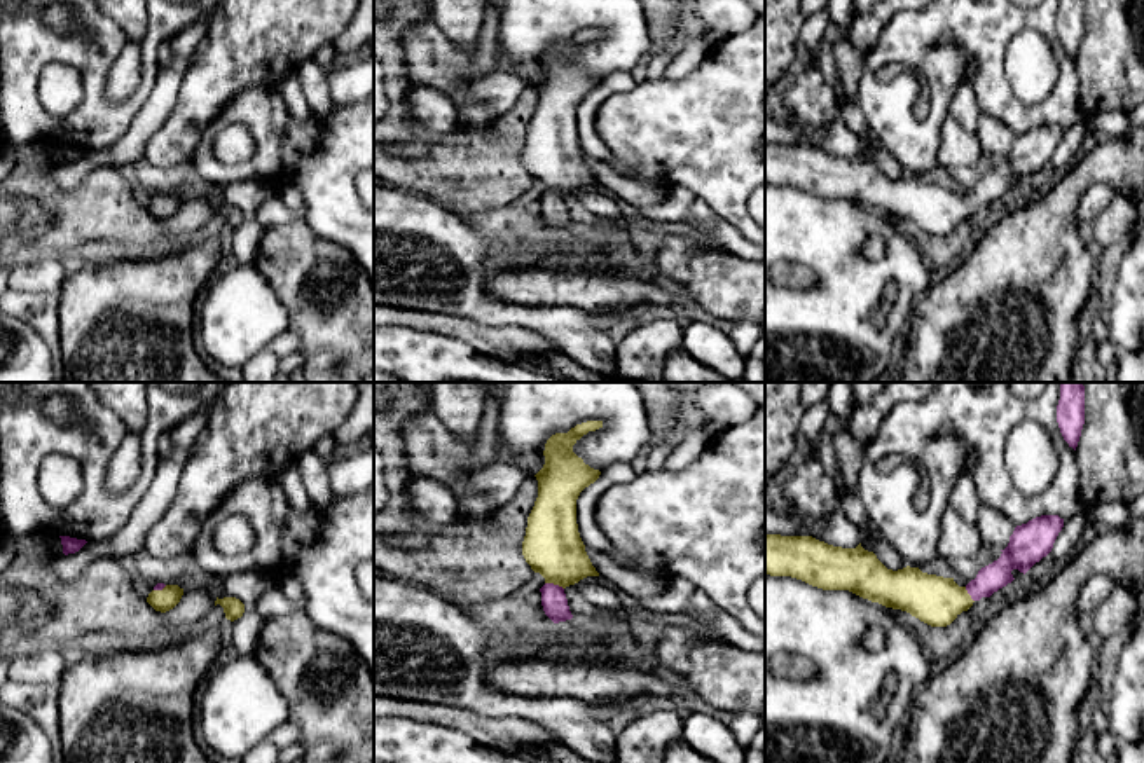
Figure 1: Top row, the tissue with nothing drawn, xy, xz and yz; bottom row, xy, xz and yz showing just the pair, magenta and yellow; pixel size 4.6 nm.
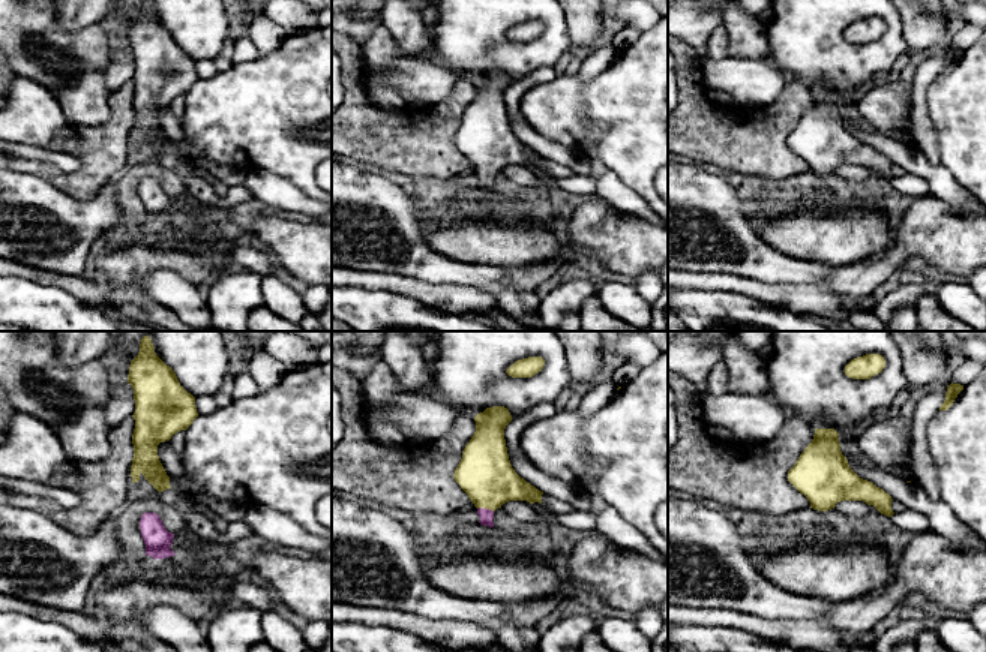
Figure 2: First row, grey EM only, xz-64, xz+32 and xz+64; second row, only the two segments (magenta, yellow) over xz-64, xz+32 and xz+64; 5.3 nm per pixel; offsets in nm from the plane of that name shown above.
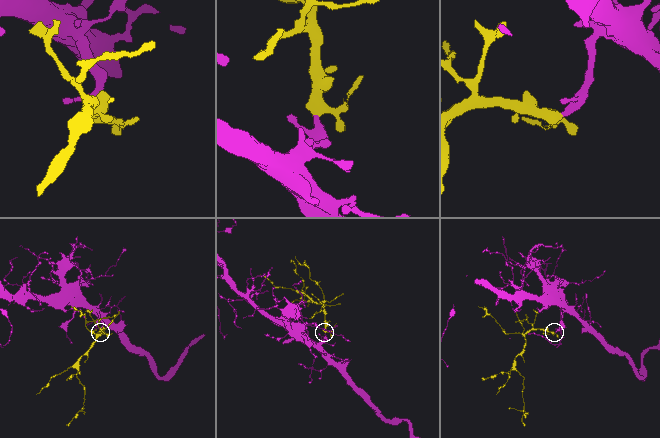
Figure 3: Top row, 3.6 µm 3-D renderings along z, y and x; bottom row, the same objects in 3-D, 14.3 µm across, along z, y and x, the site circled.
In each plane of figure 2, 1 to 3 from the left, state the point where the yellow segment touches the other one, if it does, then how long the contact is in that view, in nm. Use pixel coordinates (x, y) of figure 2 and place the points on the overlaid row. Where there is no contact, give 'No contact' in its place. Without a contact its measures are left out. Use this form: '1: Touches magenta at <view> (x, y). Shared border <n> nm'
1: No contact
2: Touches magenta at xz+32 (485, 508). Shared border 90 nm
3: No contact

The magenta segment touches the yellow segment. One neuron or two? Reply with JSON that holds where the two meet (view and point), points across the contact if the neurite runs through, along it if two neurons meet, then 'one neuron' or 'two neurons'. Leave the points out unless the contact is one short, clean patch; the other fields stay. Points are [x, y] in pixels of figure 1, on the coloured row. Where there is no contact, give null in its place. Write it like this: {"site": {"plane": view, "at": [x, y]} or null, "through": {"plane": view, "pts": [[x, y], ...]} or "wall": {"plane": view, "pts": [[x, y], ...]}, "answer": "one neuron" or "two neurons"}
{"site": {"plane": "xz", "at": [552, 584]}, "through": {"plane": "xz", "pts": [[554, 601], [552, 584], [552, 547]]}, "answer": "one neuron"}

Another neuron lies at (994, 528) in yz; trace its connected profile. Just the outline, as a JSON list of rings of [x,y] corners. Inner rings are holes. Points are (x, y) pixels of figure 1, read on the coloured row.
[[[982,503],[976,527],[980,531],[983,548],[1004,550],[1017,526],[989,503]]]

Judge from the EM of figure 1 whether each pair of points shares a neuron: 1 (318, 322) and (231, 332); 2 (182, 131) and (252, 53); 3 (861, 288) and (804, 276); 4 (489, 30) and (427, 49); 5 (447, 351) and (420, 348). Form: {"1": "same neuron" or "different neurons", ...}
{"1": "different neurons", "2": "same neuron", "3": "different neurons", "4": "same neuron", "5": "same neuron"}

